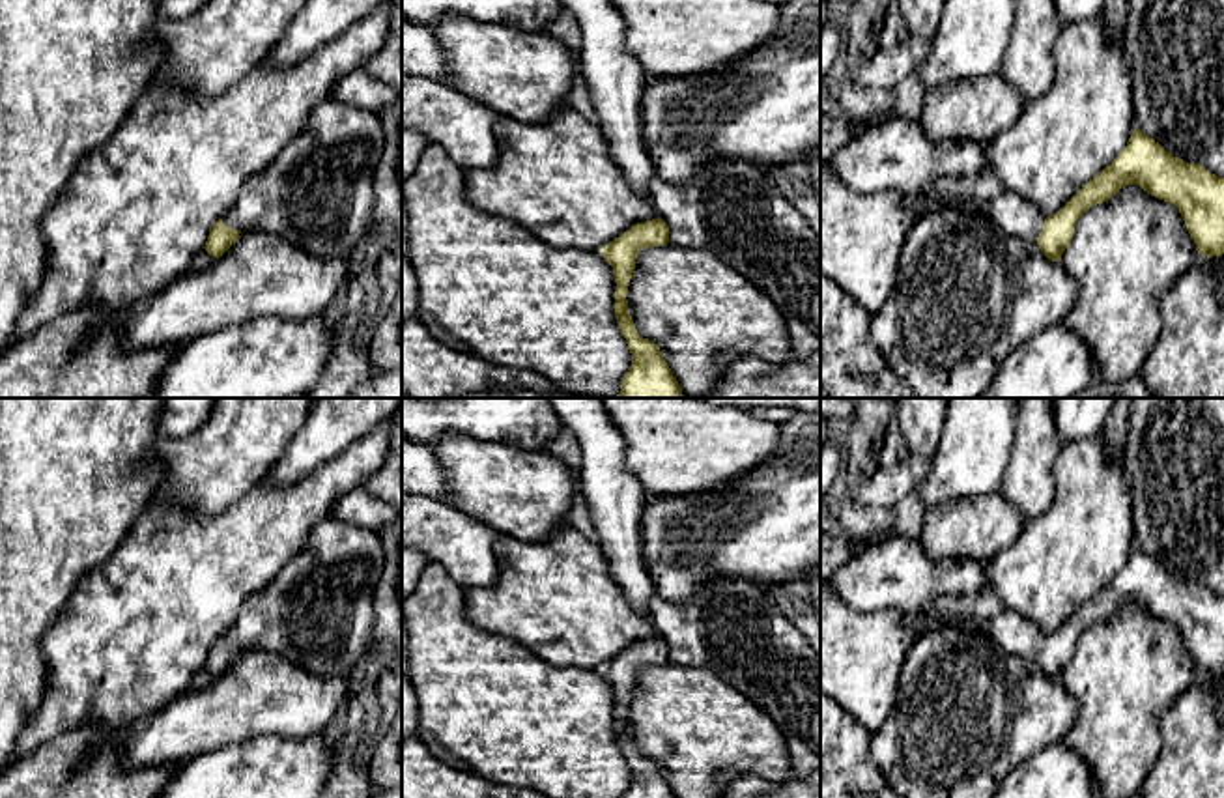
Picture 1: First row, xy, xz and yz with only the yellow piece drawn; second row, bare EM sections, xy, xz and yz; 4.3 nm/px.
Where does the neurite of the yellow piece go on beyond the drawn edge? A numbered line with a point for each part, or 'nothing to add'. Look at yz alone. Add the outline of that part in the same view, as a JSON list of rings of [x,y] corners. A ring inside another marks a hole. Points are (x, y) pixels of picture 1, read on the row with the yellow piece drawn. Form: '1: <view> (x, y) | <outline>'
1: yz (1011, 213) | [[[931,191],[918,196],[903,192],[903,196],[914,219],[929,215],[946,204],[953,204],[961,209],[985,213],[1002,232],[1028,243],[1037,243],[1046,219],[1032,202],[1007,191],[989,196],[985,202],[957,196],[944,200]]]

